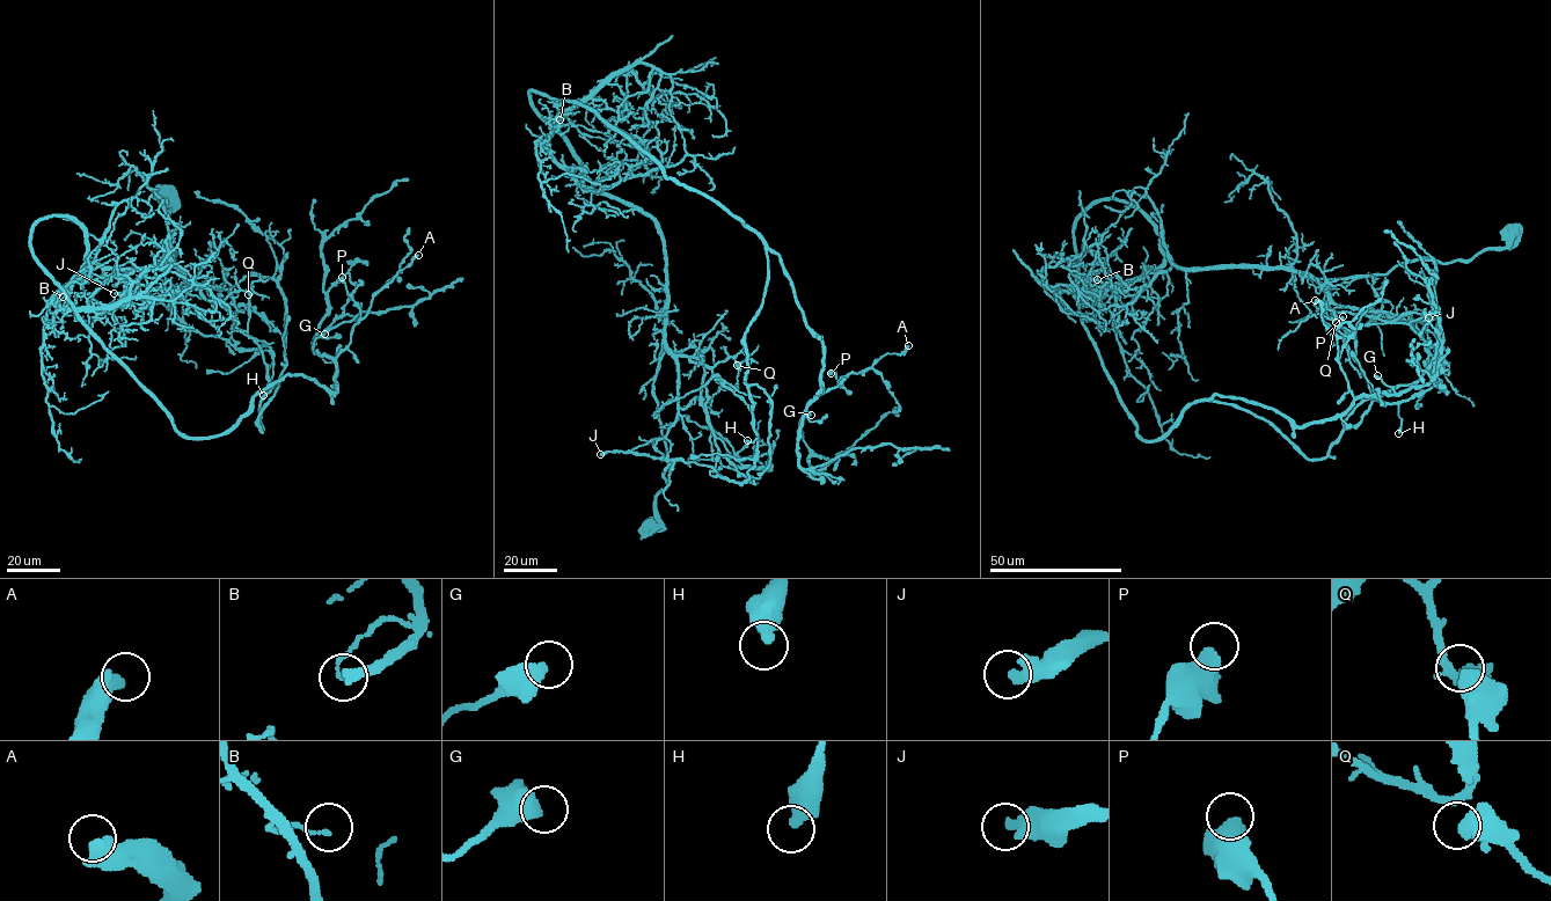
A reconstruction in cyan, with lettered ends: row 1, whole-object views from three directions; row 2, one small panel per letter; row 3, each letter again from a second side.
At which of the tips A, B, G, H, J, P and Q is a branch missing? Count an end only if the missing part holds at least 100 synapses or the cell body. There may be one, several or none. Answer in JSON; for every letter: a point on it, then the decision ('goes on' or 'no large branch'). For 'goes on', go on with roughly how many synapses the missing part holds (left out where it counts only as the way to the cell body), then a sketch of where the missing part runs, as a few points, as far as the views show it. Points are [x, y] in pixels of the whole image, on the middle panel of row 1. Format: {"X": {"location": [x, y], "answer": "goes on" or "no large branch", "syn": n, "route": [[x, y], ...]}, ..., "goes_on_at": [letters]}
{"A": {"location": [908, 345], "answer": "no large branch"}, "B": {"location": [560, 119], "answer": "no large branch"}, "G": {"location": [811, 415], "answer": "no large branch"}, "H": {"location": [747, 440], "answer": "no large branch"}, "J": {"location": [600, 454], "answer": "no large branch"}, "P": {"location": [831, 373], "answer": "no large branch"}, "Q": {"location": [737, 365], "answer": "no large branch"}, "goes_on_at": []}

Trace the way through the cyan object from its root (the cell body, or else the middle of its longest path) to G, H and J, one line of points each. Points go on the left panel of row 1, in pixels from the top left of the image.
G: (162, 195), (181, 229), (165, 254), (261, 350), (262, 432), (287, 374), (336, 392), (313, 349), (324, 334)
H: (162, 195), (181, 229), (165, 254), (207, 300), (224, 301), (258, 345), (272, 366), (263, 395)
J: (162, 195), (181, 229), (165, 254), (190, 284), (180, 287), (182, 319), (145, 295), (114, 293)

